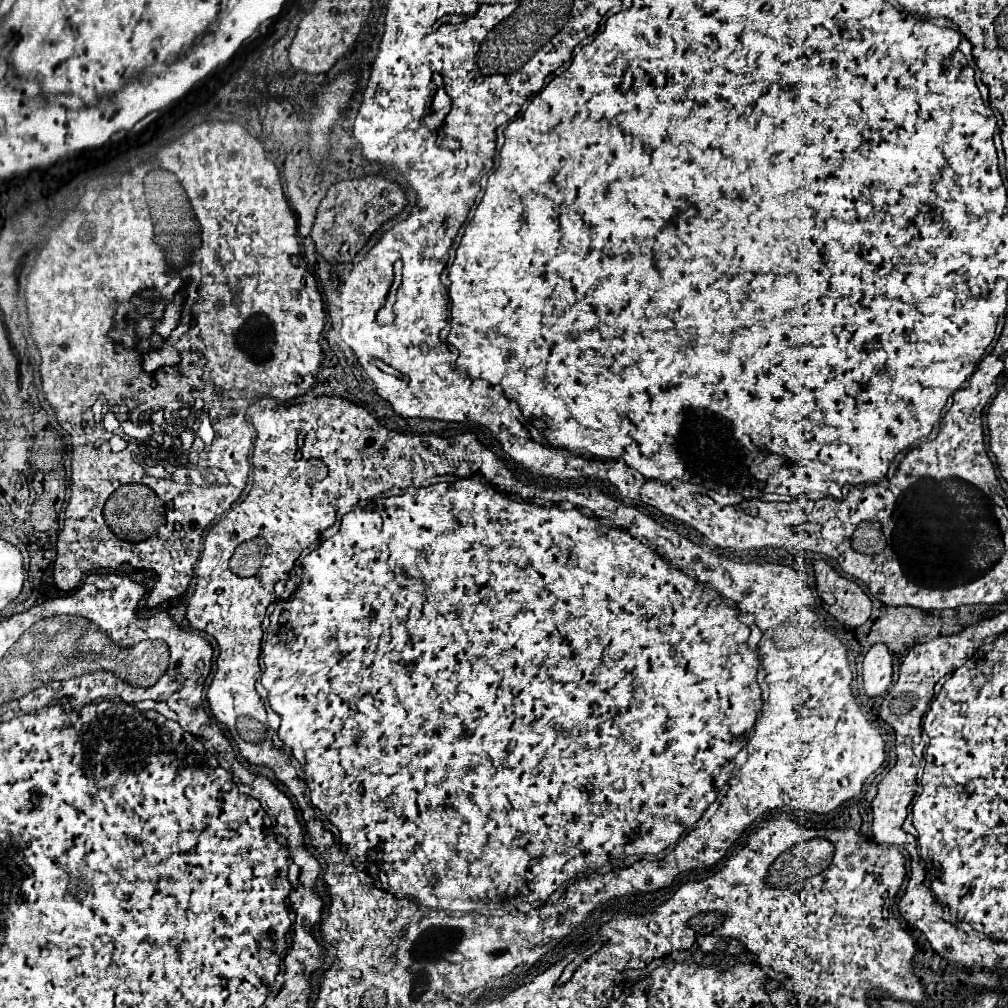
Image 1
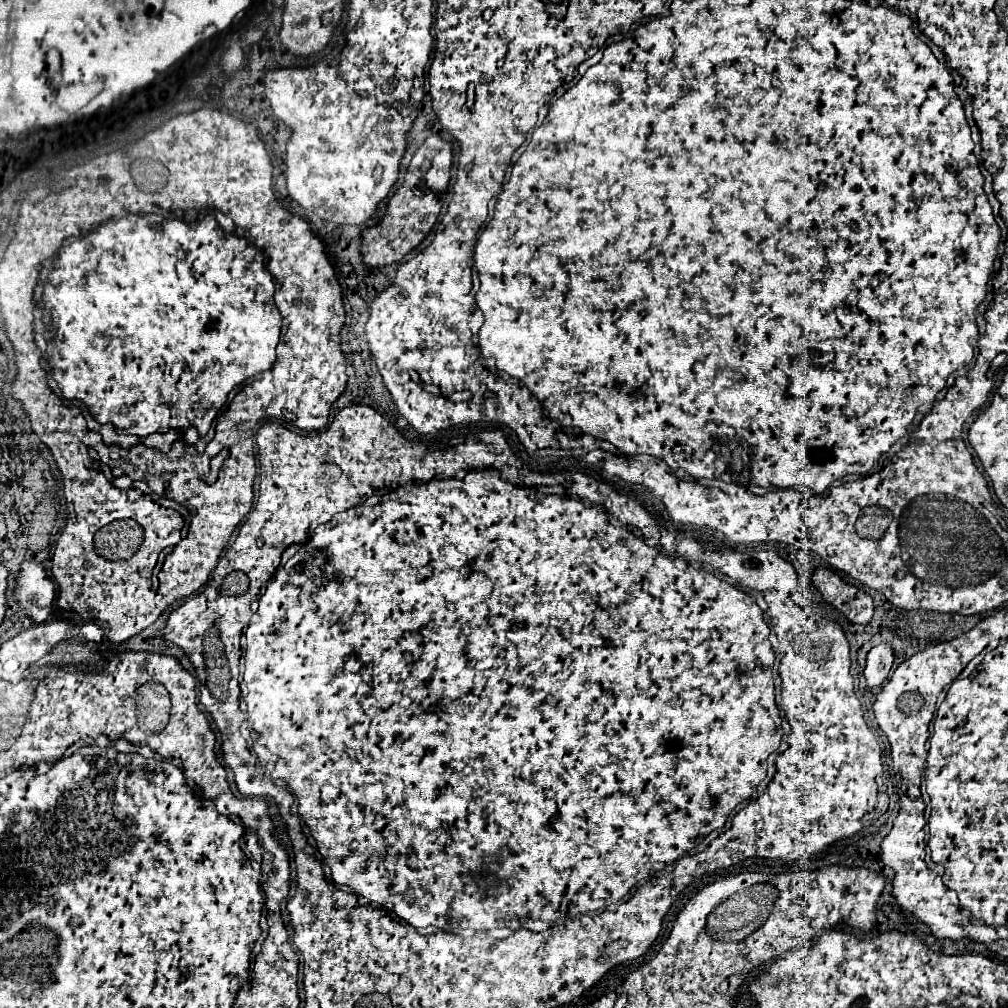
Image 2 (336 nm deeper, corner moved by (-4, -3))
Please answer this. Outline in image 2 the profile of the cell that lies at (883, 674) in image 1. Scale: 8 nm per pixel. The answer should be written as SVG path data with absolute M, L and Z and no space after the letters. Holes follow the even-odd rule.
M883 643L883 645L877 645L869 651L867 655L867 667L865 667L865 679L867 679L867 685L869 687L877 687L881 685L889 671L891 671L891 665L893 665L893 649L891 645Z

